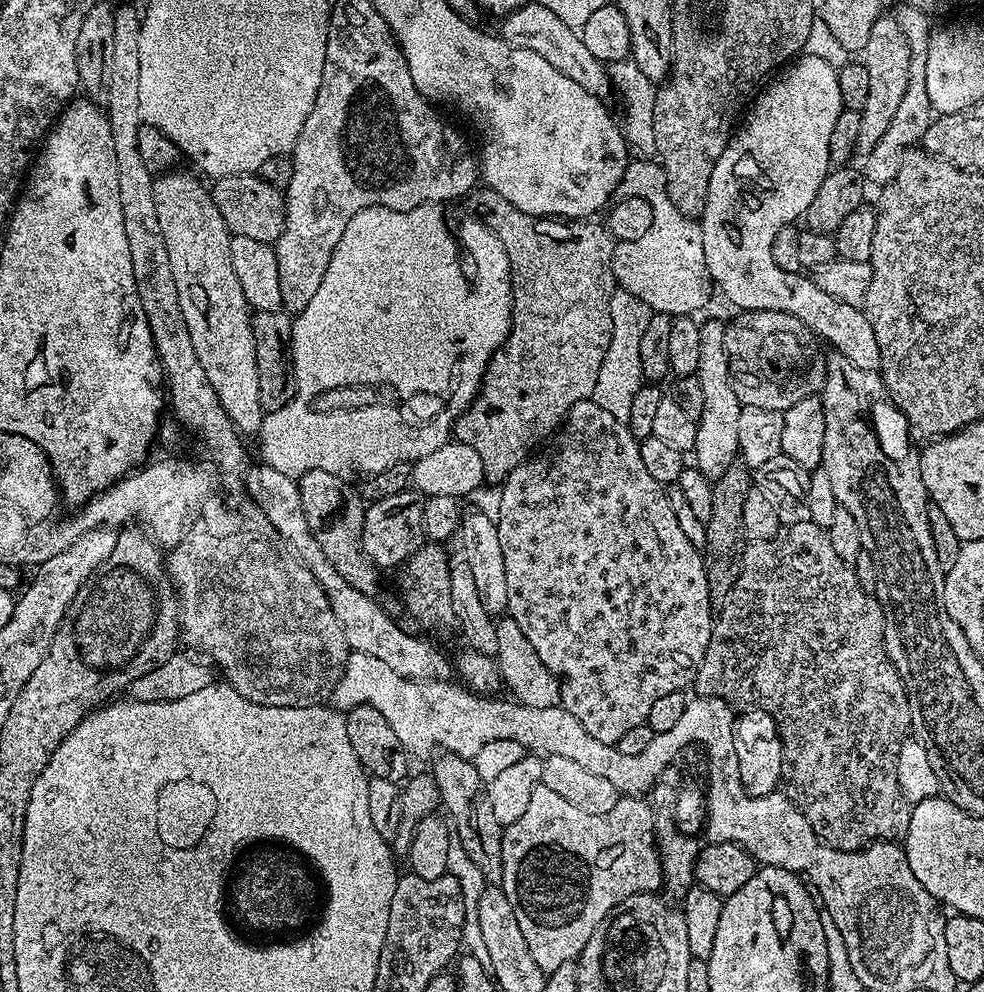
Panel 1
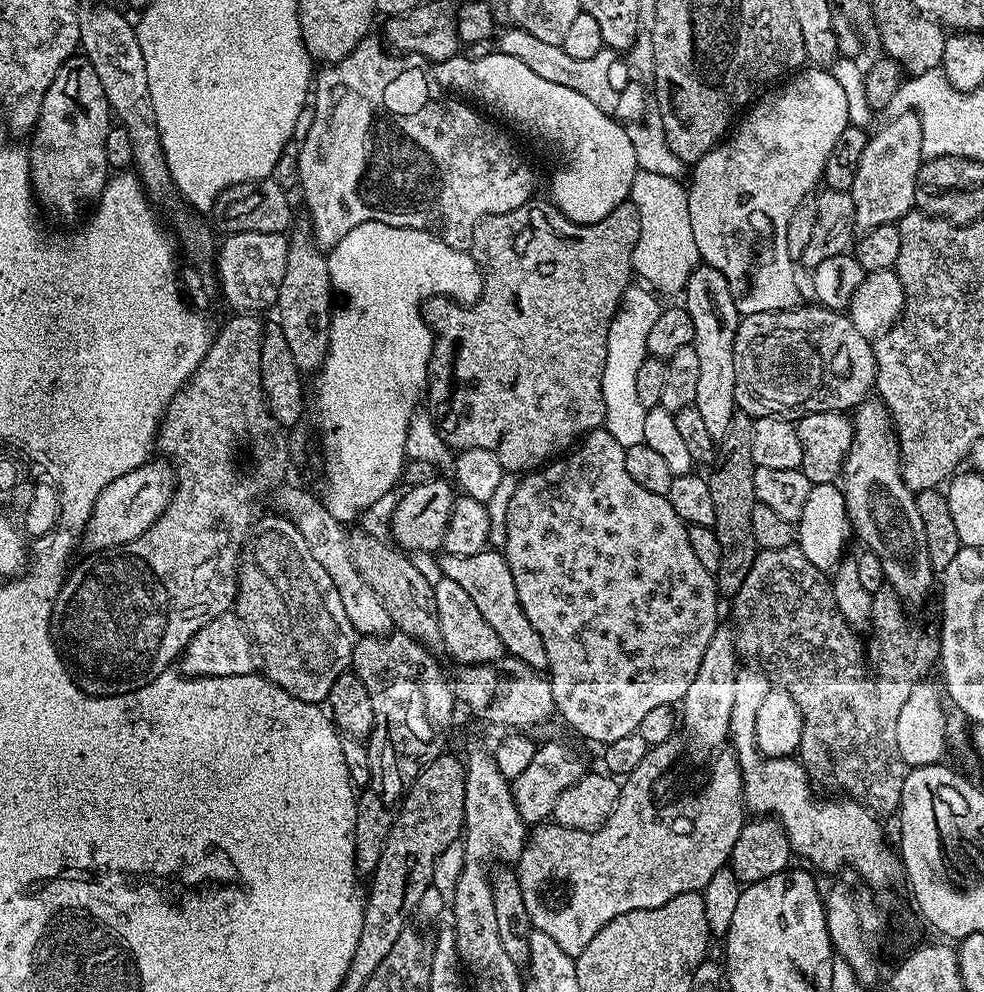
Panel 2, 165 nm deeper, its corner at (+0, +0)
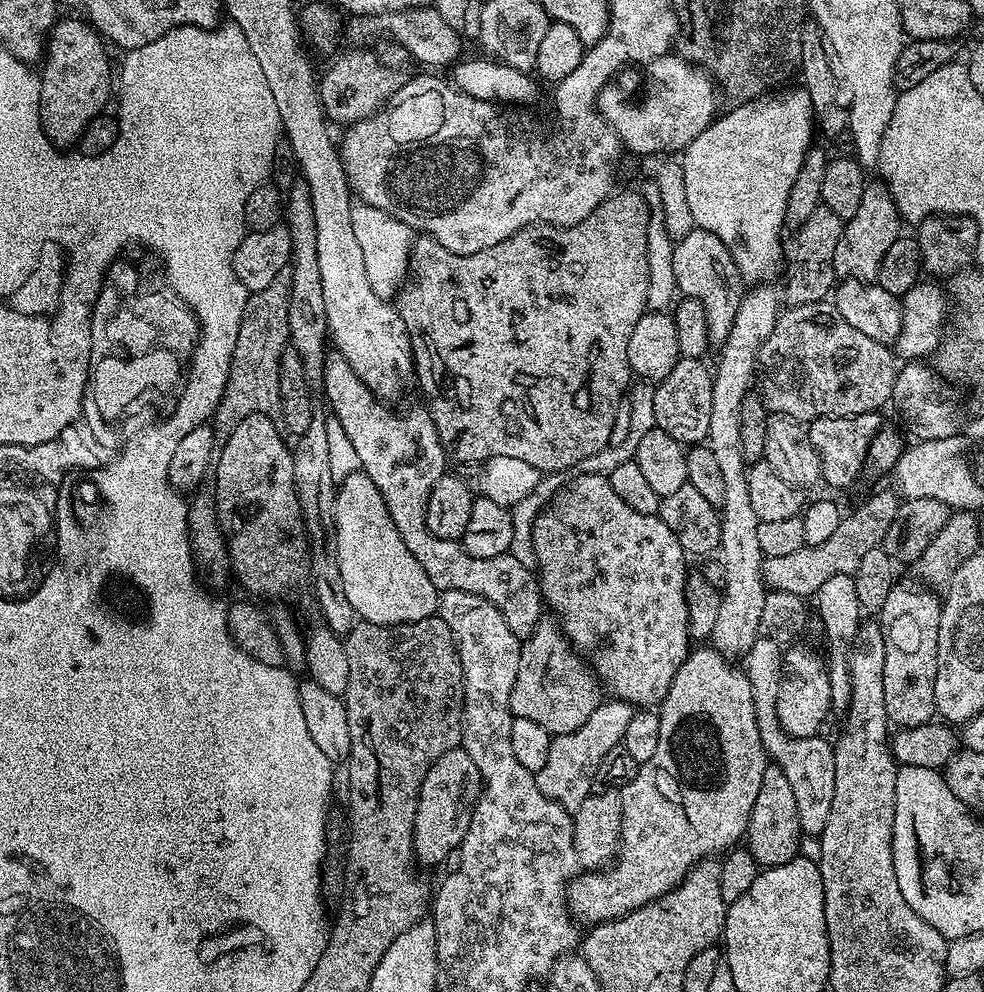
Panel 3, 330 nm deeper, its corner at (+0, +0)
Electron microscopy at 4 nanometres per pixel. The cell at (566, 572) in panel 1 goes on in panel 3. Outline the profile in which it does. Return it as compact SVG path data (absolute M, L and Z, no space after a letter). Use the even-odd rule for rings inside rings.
M589 471L587 475L578 477L569 488L562 489L558 496L550 500L542 514L537 516L532 527L534 554L536 555L534 571L540 582L540 595L550 612L552 608L551 615L558 621L568 643L575 651L583 654L590 661L590 667L596 673L601 685L607 691L609 688L615 699L625 700L627 704L648 710L653 706L659 706L666 698L670 684L674 682L674 676L686 662L690 651L687 598L690 575L687 562L689 563L689 561L686 559L686 553L682 550L678 538L674 538L674 532L670 530L670 526L666 526L666 522L662 522L662 518L658 514L651 516L630 510L630 506L626 506L626 502L622 502L622 498L618 498L618 494L614 494L614 486L610 486L607 475L593 471Z

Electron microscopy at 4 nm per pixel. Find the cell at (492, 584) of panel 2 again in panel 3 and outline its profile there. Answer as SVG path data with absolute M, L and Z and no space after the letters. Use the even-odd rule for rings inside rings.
M339 354L327 357L322 381L323 388L325 394L328 395L329 402L332 403L330 412L332 416L336 415L333 416L335 423L340 424L346 438L350 438L360 468L370 478L370 482L374 482L374 486L378 486L378 490L386 502L386 510L390 510L390 518L394 518L394 530L398 530L398 534L402 534L402 542L406 542L406 550L410 550L410 554L414 554L414 558L418 558L422 570L426 570L426 578L430 578L430 582L434 582L437 593L462 590L470 594L478 594L482 598L486 598L486 602L498 606L502 618L506 618L506 626L510 626L510 630L515 636L531 637L535 633L536 627L540 625L542 619L540 611L545 611L546 608L540 595L540 582L535 571L522 566L517 558L509 554L498 558L474 558L470 554L466 554L463 543L438 538L424 525L424 511L428 505L430 490L434 490L434 482L438 482L438 478L446 475L444 443L438 438L438 430L432 421L431 411L427 407L421 406L421 408L412 408L409 412L395 412L392 409L395 407L389 406L380 397L375 396L366 386L366 382L362 382L362 378L358 378L358 374L354 374L350 362L344 360Z

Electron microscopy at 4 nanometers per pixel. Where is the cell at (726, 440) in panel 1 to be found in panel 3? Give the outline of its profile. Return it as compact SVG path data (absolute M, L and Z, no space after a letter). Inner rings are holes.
M693 227L692 231L673 243L672 257L679 295L702 302L706 310L708 339L713 345L723 345L730 334L730 328L734 326L734 316L738 314L740 300L746 291L738 266L734 258L730 258L730 250L724 245L722 238L718 238L718 234Z

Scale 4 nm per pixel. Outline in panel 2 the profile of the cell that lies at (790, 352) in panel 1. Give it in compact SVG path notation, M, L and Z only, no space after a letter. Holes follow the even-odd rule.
M811 303L777 312L755 312L741 319L734 334L734 398L739 411L753 418L787 417L792 414L788 412L847 413L869 399L876 387L876 359L872 344L854 330L854 322L843 311Z

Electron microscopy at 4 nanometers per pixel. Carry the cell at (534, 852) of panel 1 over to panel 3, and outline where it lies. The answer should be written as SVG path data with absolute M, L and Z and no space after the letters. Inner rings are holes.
M711 646L697 648L700 648L697 652L696 649L689 651L686 662L682 664L678 674L674 676L674 682L670 684L670 690L666 694L666 698L658 706L660 714L658 750L654 750L650 762L640 765L636 777L619 789L622 806L624 807L624 821L620 831L620 850L614 863L607 870L581 871L568 883L568 910L581 925L595 926L603 924L606 920L616 920L627 914L627 912L633 912L650 902L654 902L662 894L669 892L670 889L677 888L684 881L688 871L696 867L701 860L707 860L717 854L727 853L745 839L748 823L750 822L750 810L754 810L754 798L758 798L758 789L762 787L762 774L770 766L768 751L764 749L762 734L758 732L758 718L754 714L754 690L750 690L750 678L747 673L737 665L735 668L731 664L733 661L727 655L717 652Z

